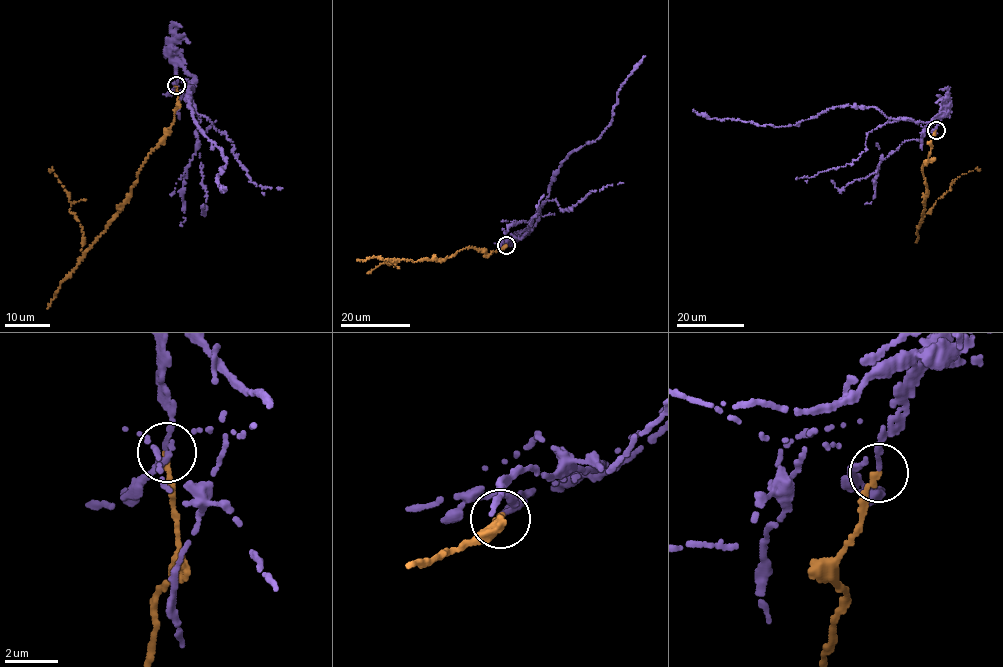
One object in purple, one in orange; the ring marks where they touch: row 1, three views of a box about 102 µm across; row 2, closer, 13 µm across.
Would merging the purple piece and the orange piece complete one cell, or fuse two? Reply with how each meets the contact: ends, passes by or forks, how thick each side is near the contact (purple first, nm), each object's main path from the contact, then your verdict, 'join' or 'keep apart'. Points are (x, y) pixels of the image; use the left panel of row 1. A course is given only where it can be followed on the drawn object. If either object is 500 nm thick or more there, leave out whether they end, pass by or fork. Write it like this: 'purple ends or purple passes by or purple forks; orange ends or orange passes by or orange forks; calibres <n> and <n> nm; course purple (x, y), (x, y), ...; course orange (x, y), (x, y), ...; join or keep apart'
purple passes by; orange ends; calibres 140 and 260 nm; course purple (177, 85), (178, 63), (195, 79), (185, 99), (196, 122), (226, 160), (216, 177), (218, 186), (225, 188); course orange (177, 86), (170, 132), (148, 155), (129, 199), (83, 252), (81, 225), (66, 190), (50, 170); keep apart

